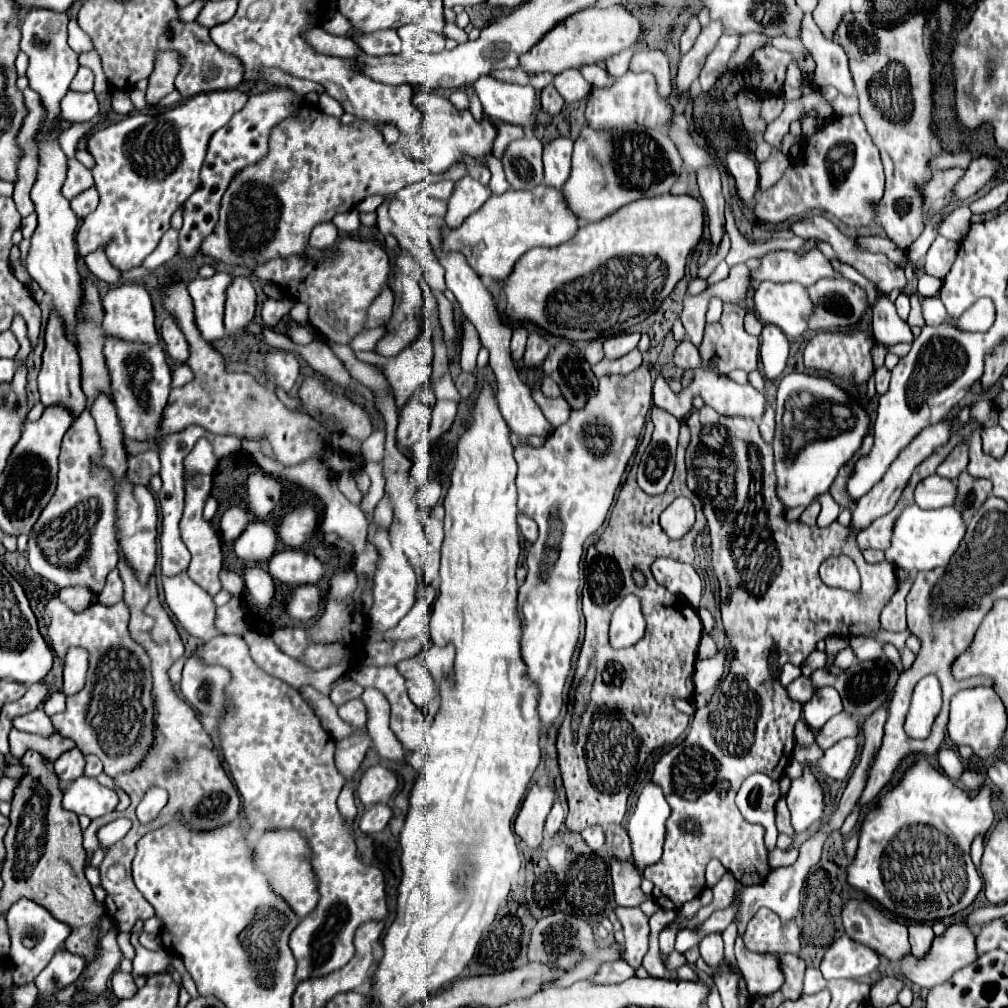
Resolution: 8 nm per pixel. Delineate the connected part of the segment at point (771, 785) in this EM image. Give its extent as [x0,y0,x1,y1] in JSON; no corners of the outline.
[736,773,780,851]

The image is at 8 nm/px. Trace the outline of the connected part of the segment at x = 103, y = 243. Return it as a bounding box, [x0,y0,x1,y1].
[76,89,248,271]

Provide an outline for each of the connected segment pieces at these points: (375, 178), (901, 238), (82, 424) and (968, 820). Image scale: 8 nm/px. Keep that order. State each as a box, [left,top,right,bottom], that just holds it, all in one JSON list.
[[202,103,428,269],[834,13,932,249],[28,413,118,595],[848,759,994,923]]

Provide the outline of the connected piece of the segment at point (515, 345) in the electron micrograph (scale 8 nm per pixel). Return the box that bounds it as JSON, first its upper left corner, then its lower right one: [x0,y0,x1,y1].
[510,329,528,363]

